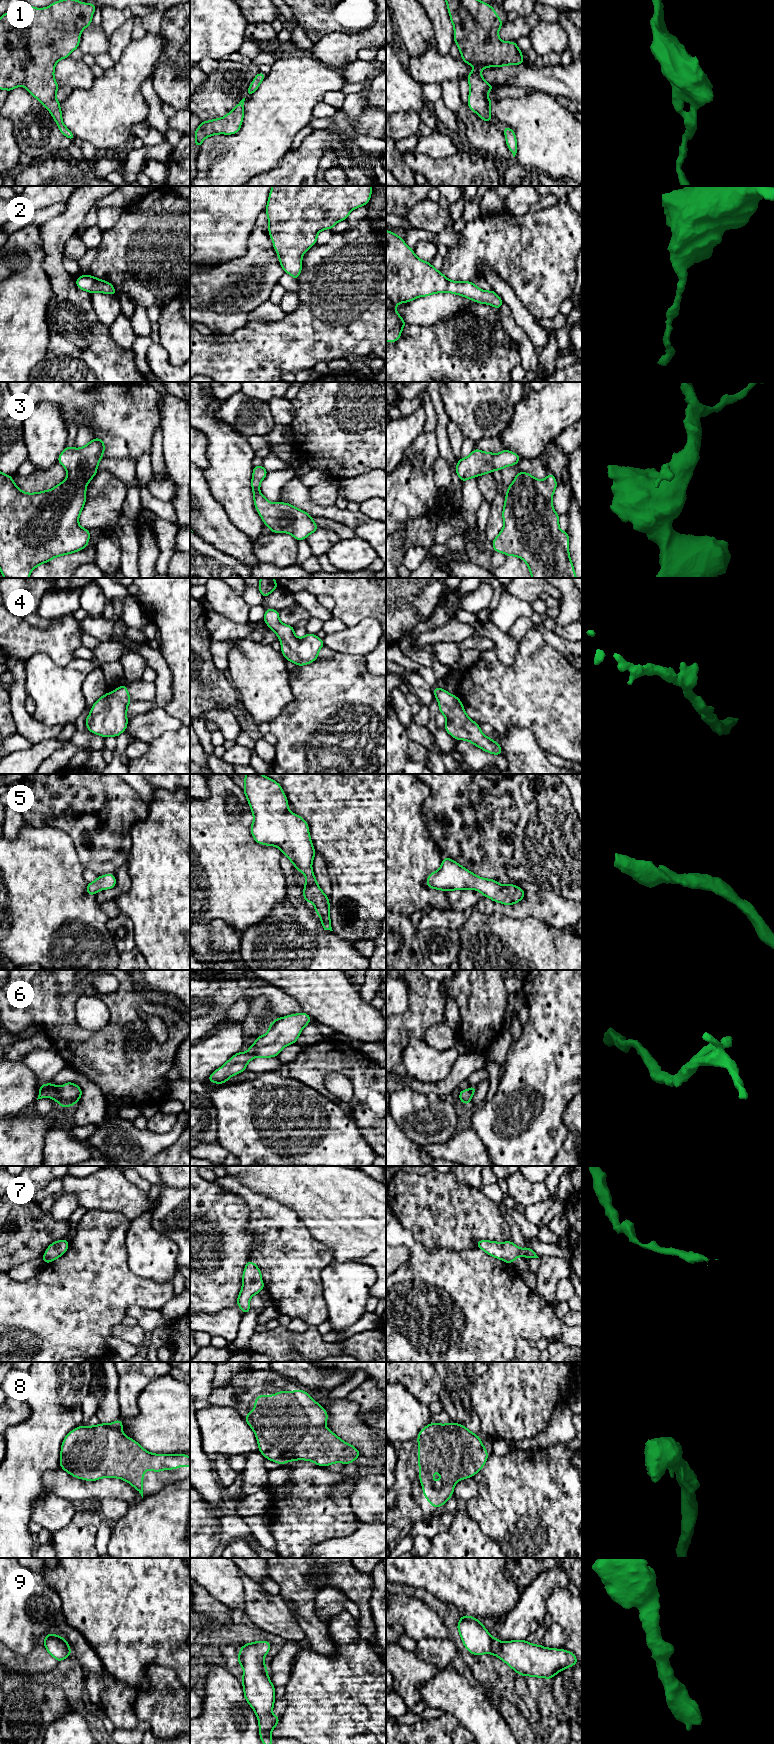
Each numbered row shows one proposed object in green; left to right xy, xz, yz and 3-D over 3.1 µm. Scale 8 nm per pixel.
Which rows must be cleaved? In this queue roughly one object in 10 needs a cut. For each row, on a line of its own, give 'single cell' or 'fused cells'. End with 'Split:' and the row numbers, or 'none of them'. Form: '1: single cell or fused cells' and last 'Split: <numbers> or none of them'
1: single cell
2: single cell
3: single cell
4: single cell
5: single cell
6: single cell
7: single cell
8: single cell
9: single cell
Split: none of them

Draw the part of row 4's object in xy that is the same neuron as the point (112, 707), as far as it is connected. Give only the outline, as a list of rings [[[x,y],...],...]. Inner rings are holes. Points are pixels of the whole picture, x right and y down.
[[[126,685],[106,693],[92,706],[85,720],[87,729],[102,737],[118,737],[127,729],[127,706],[131,702]]]

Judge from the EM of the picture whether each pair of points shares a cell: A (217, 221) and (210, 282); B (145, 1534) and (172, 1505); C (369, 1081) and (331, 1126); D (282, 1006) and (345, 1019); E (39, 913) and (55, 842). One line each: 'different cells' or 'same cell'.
A: different cells
B: same cell
C: different cells
D: different cells
E: same cell

